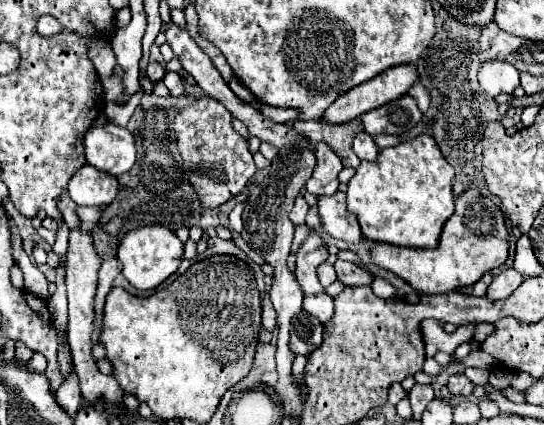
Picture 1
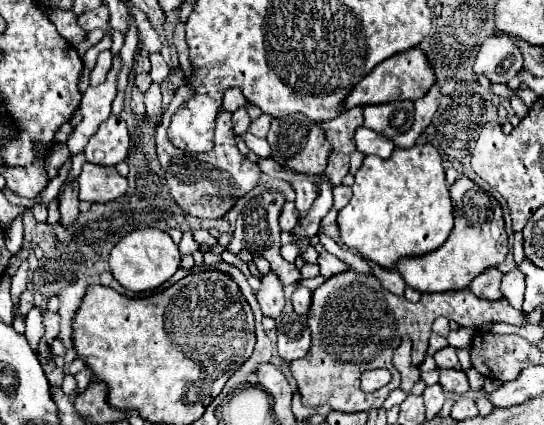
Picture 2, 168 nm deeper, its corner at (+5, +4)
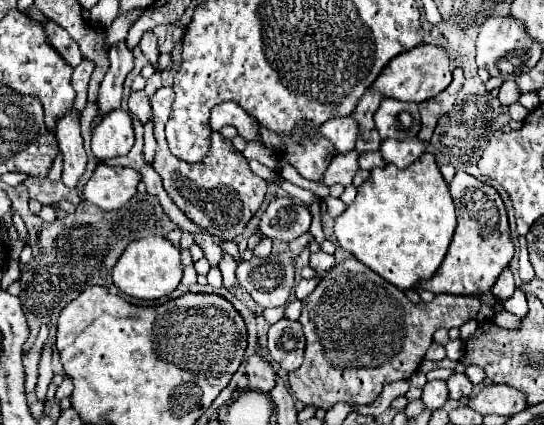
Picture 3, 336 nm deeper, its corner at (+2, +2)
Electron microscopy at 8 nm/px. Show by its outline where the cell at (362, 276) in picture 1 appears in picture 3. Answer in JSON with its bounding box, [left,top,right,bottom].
[309,250,335,274]

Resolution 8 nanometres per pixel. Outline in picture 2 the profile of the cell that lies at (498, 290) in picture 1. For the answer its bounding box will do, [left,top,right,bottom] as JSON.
[500,270,524,308]

